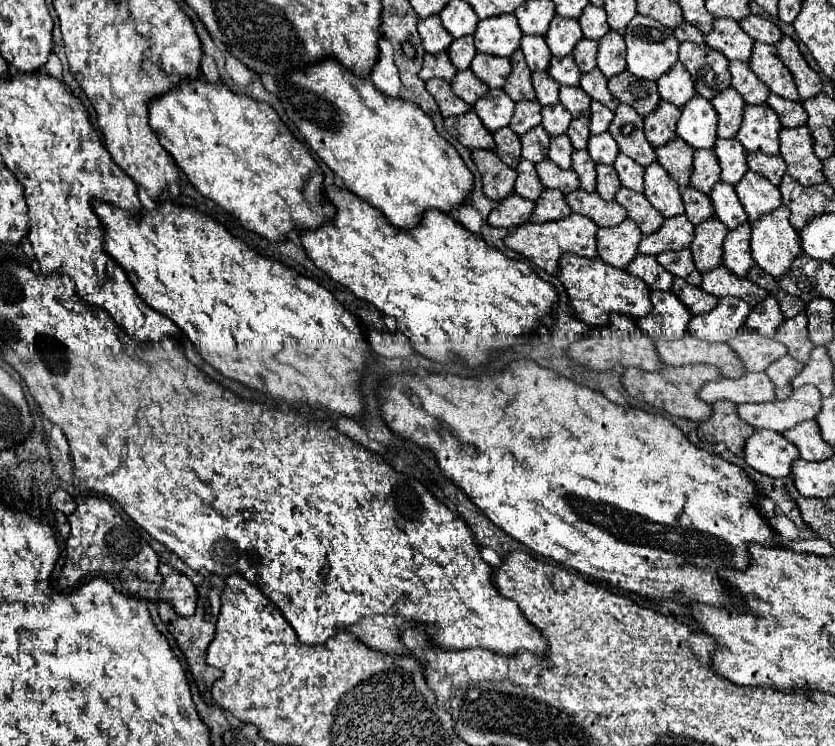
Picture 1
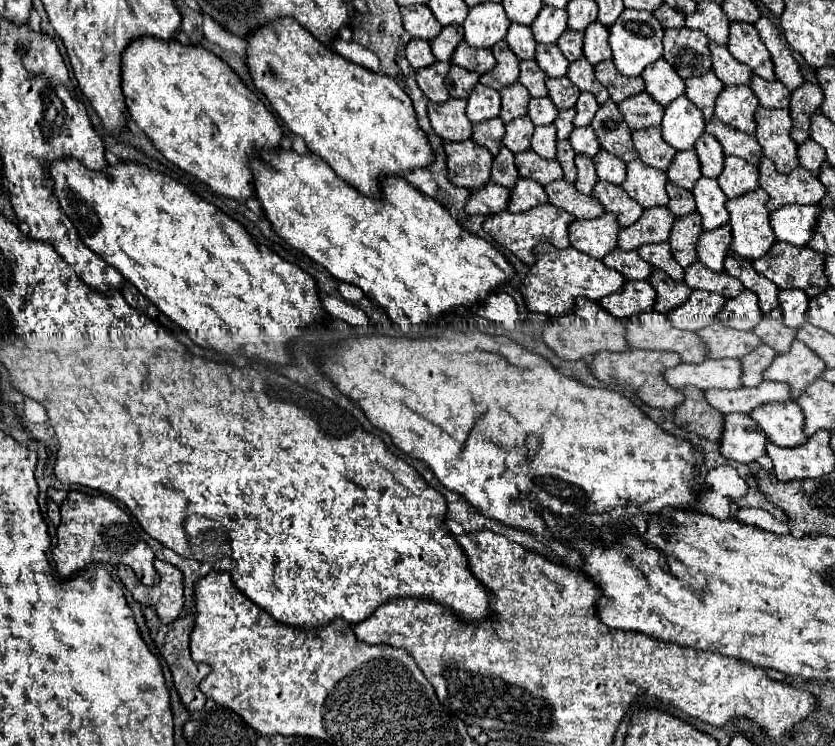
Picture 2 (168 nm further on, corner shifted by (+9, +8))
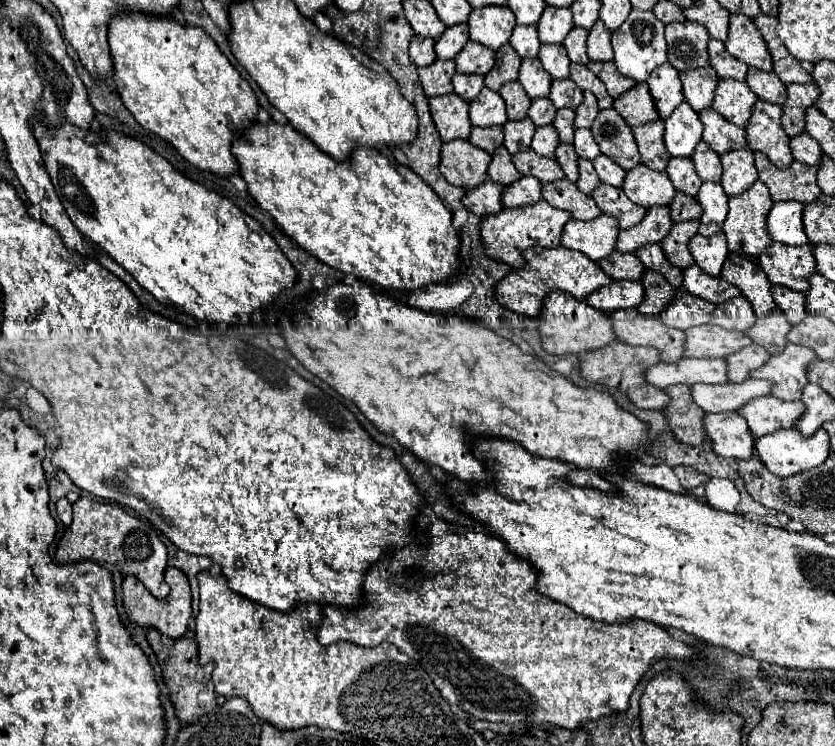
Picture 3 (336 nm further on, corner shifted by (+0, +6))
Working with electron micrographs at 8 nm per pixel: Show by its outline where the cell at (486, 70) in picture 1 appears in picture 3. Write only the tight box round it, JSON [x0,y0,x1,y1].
[454,40,496,74]

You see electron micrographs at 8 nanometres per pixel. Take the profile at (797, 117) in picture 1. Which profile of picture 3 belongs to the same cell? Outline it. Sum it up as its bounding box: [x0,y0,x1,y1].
[746,68,786,104]

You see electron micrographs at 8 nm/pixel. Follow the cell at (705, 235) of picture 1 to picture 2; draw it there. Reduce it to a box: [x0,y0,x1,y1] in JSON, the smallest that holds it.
[669,212,703,268]

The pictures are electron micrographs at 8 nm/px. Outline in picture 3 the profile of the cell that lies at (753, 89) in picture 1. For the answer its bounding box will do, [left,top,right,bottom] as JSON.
[708,40,748,80]

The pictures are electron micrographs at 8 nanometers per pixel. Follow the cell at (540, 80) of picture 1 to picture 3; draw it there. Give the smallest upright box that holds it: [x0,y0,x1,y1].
[520,58,552,98]

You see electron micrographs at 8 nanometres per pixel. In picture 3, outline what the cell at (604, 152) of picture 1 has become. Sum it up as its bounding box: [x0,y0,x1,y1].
[574,130,600,160]

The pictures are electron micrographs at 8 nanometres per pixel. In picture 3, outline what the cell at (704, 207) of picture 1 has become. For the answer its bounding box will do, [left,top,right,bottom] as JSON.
[670,192,702,222]

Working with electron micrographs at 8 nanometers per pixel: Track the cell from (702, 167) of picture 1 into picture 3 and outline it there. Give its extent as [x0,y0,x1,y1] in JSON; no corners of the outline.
[666,158,702,196]

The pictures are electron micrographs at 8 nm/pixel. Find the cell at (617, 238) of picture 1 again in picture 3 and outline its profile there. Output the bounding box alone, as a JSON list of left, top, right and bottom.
[560,214,618,262]

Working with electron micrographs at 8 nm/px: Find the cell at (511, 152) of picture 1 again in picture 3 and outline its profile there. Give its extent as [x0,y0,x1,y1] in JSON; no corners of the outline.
[468,126,504,154]

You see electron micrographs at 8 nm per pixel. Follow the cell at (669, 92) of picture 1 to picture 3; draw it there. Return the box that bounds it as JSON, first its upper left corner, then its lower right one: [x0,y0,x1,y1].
[648,62,684,120]

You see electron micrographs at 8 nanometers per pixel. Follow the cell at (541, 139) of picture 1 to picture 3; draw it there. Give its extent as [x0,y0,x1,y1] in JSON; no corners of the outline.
[502,118,536,154]

